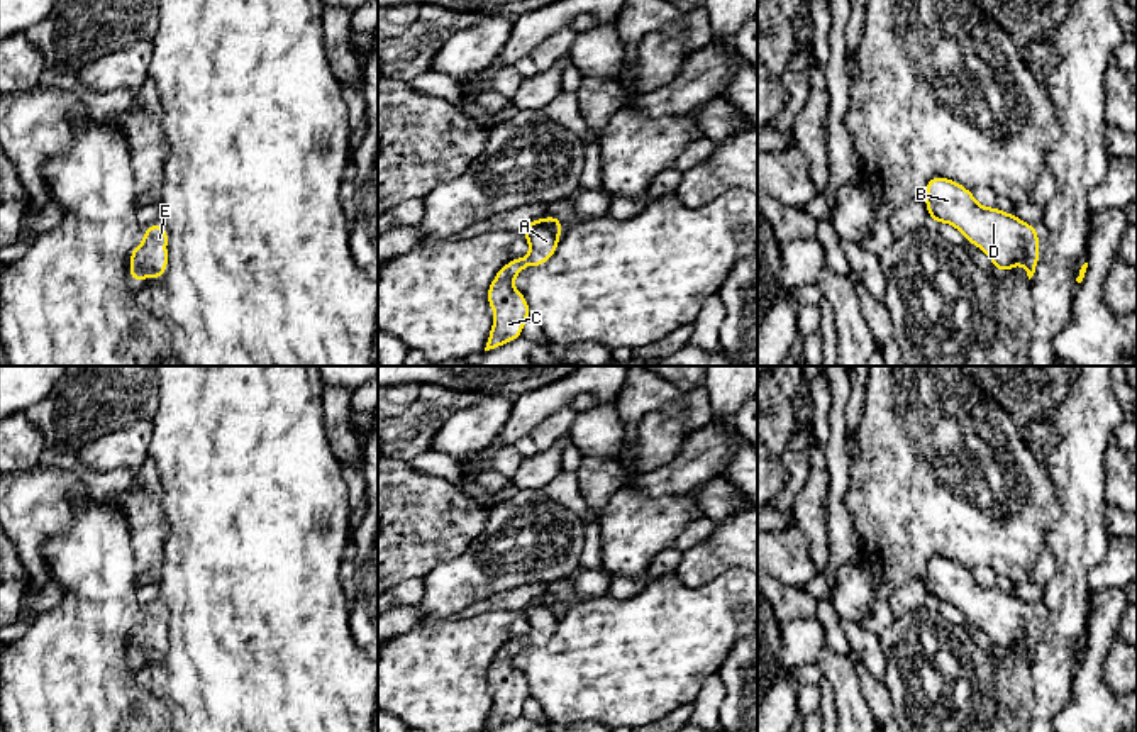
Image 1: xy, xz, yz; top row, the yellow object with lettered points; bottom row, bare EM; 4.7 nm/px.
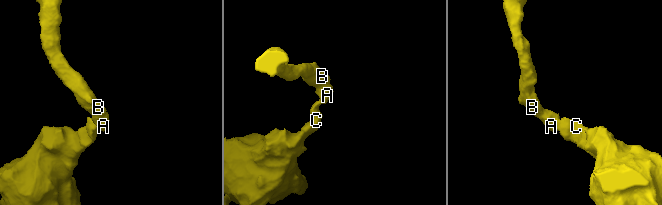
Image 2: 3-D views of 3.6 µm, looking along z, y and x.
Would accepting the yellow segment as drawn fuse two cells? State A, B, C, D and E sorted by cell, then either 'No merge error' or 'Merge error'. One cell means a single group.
Groups: A B C D E. No merge error

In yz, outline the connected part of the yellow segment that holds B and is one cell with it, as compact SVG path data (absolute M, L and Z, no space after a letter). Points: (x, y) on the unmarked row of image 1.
M942 556L929 559L925 585L934 602L954 605L968 622L983 629L998 652L1020 640L1029 659L1034 656L1040 630L1035 605L996 586L981 586L971 569Z

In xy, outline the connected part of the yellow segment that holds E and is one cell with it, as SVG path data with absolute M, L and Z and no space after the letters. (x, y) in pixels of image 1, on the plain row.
M158 603L149 605L144 612L144 622L130 630L129 656L136 661L142 661L146 656L161 657L168 644L166 622L166 608Z

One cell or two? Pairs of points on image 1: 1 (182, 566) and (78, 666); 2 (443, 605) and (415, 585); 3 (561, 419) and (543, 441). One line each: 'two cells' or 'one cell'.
1: two cells
2: two cells
3: one cell

